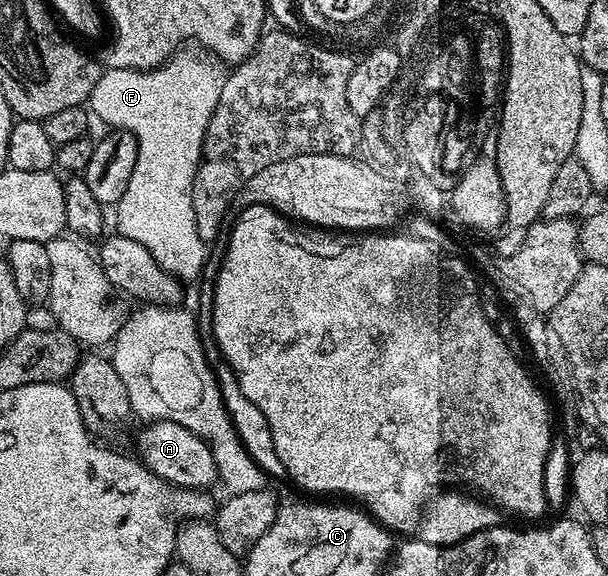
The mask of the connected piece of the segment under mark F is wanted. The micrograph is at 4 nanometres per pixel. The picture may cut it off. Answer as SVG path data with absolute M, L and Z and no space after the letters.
M181 47L177 49L159 69L108 69L107 71L101 72L98 83L94 87L90 98L90 113L95 120L97 117L98 120L105 121L106 124L112 125L108 127L111 127L113 130L130 133L136 138L136 170L132 173L132 179L128 182L122 199L114 206L114 213L116 213L115 228L126 239L134 239L134 243L142 243L142 247L146 247L146 251L150 251L150 255L164 272L171 273L173 277L184 283L194 280L204 269L203 249L206 249L206 243L198 235L198 227L194 223L192 180L202 160L206 127L214 115L214 107L218 107L218 99L220 98L220 92L224 86L224 78L226 76L225 66L221 64L217 58L209 55L207 52L201 51L199 48L188 48L189 47Z

